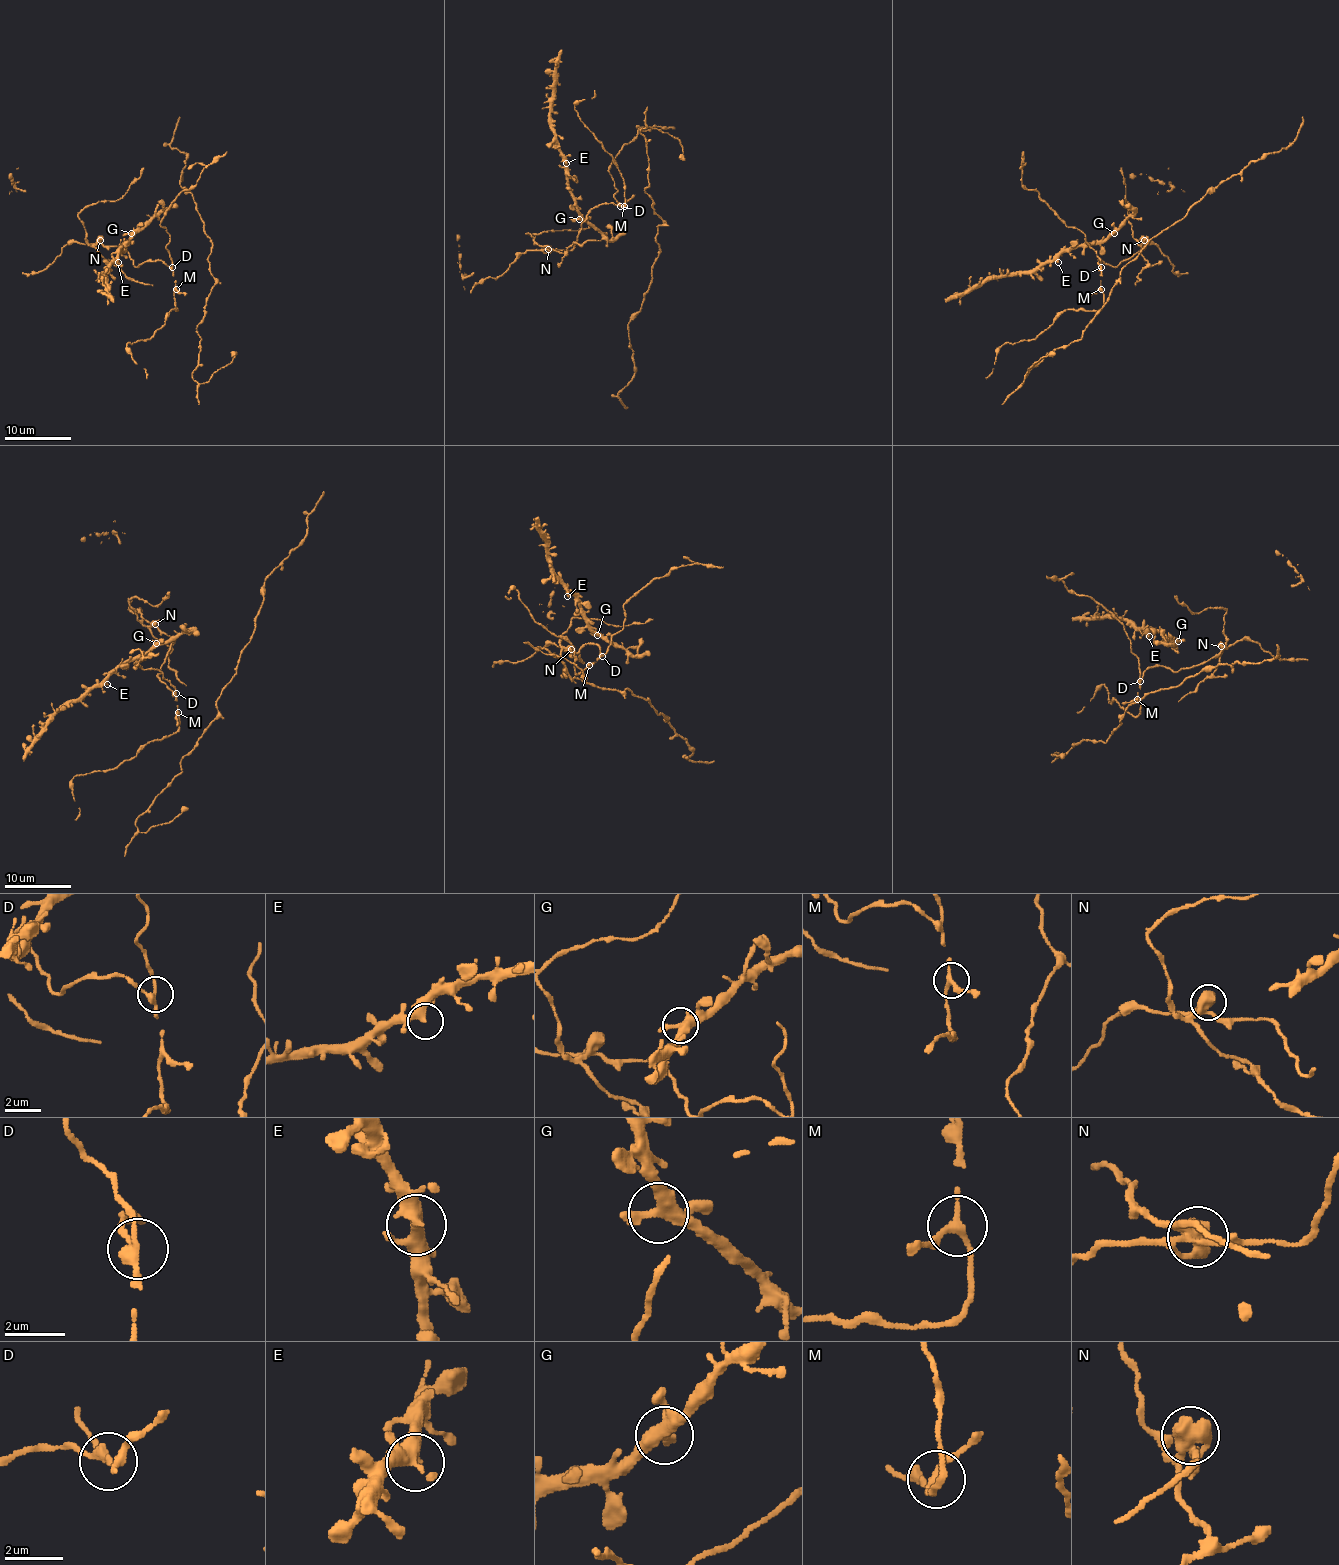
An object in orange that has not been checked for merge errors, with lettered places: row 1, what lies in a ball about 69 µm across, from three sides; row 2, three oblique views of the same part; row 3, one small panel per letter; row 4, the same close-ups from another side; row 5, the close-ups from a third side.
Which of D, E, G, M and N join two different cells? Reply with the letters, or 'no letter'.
D, N

